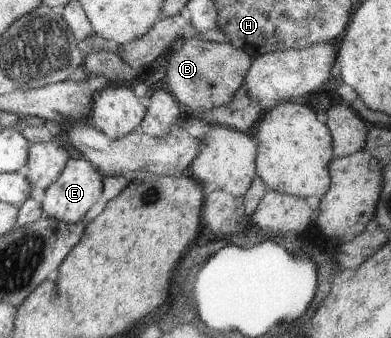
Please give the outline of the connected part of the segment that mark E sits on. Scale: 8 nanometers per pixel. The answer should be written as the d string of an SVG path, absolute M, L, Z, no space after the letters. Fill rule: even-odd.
M79 156L78 160L70 157L60 178L45 188L46 196L41 203L42 217L55 218L66 224L78 224L88 214L88 210L96 206L96 202L100 200L100 194L103 191L103 177L99 170L96 170L92 163L84 157Z

